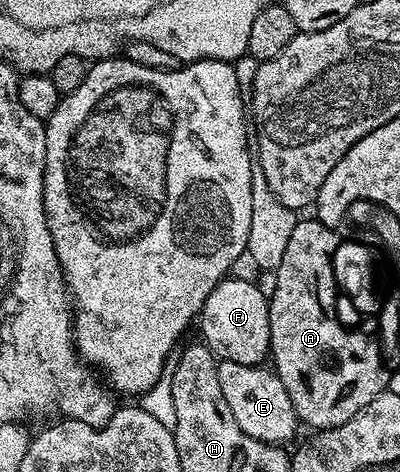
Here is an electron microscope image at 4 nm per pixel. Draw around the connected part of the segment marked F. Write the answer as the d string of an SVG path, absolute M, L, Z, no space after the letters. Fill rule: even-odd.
M225 277L206 296L204 306L198 315L203 345L207 346L217 359L247 366L261 365L270 354L270 316L268 298L259 290L256 282Z

